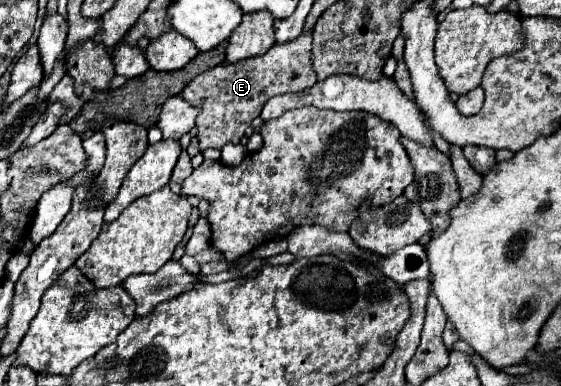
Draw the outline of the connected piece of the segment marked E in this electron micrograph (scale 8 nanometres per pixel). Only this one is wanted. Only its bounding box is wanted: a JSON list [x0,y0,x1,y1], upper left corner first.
[182,30,316,150]

